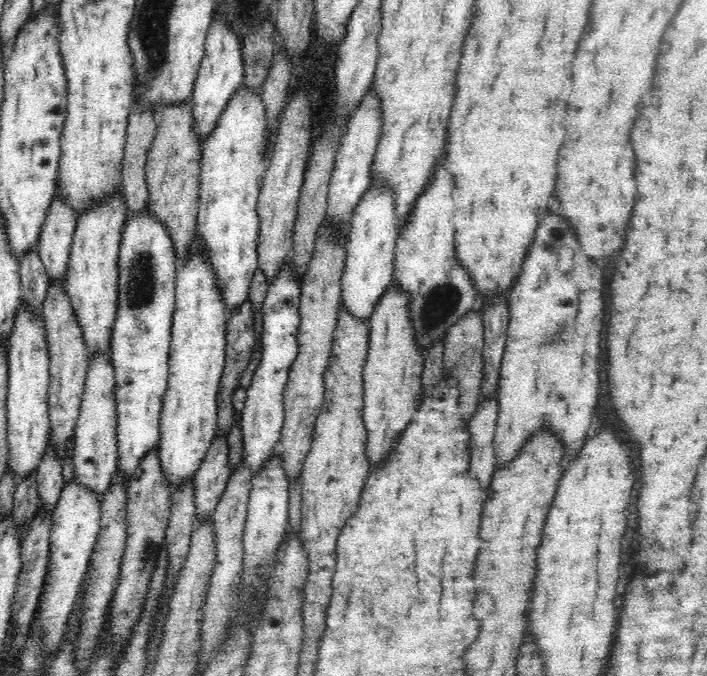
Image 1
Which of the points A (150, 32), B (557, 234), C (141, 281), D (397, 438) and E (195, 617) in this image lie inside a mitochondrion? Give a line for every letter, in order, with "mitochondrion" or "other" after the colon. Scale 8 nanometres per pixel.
A: mitochondrion
B: other
C: mitochondrion
D: other
E: other

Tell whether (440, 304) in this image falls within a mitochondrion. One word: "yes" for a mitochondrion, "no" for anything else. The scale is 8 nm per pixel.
yes

